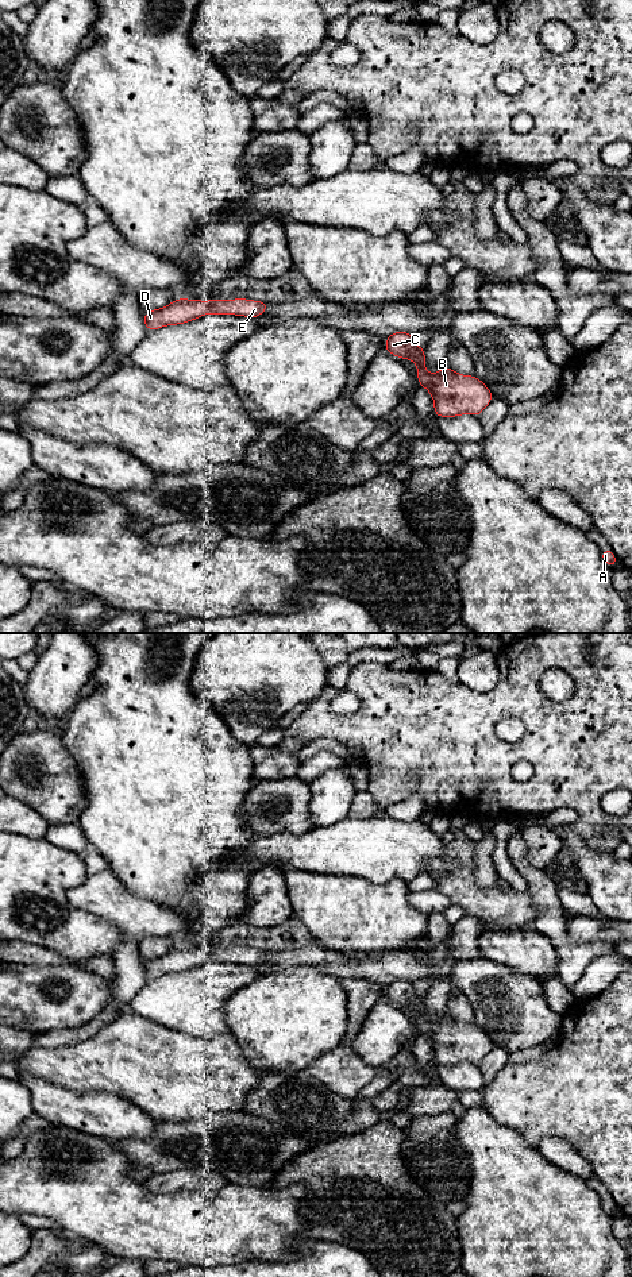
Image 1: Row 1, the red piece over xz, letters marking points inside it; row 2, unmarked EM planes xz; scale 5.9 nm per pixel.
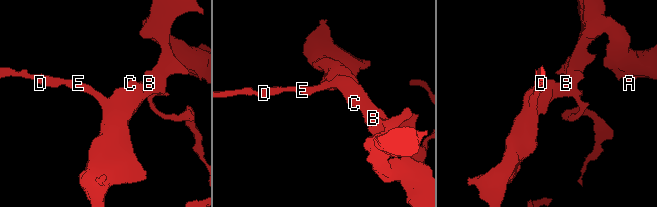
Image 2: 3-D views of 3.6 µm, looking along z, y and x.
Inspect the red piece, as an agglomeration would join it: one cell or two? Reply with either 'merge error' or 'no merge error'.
no merge error

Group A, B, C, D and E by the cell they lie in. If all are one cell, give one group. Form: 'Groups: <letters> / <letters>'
Groups: A B C D E

